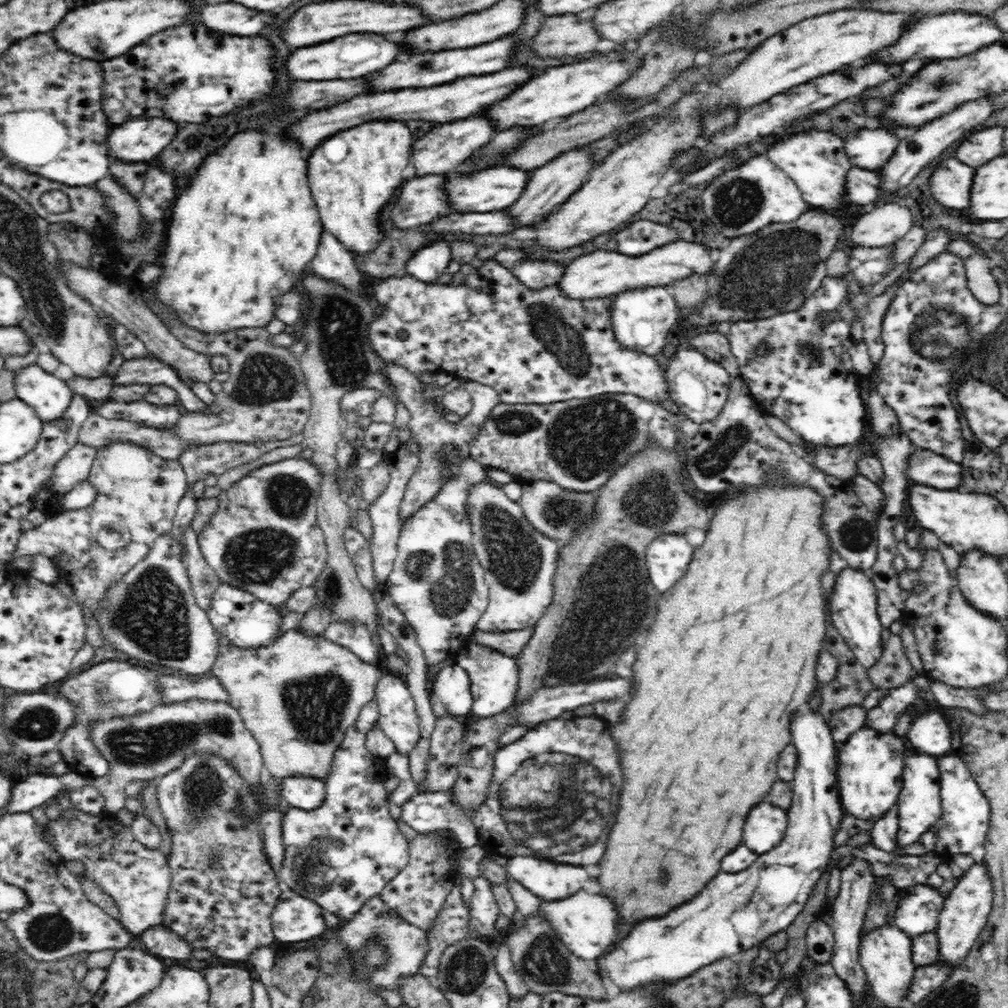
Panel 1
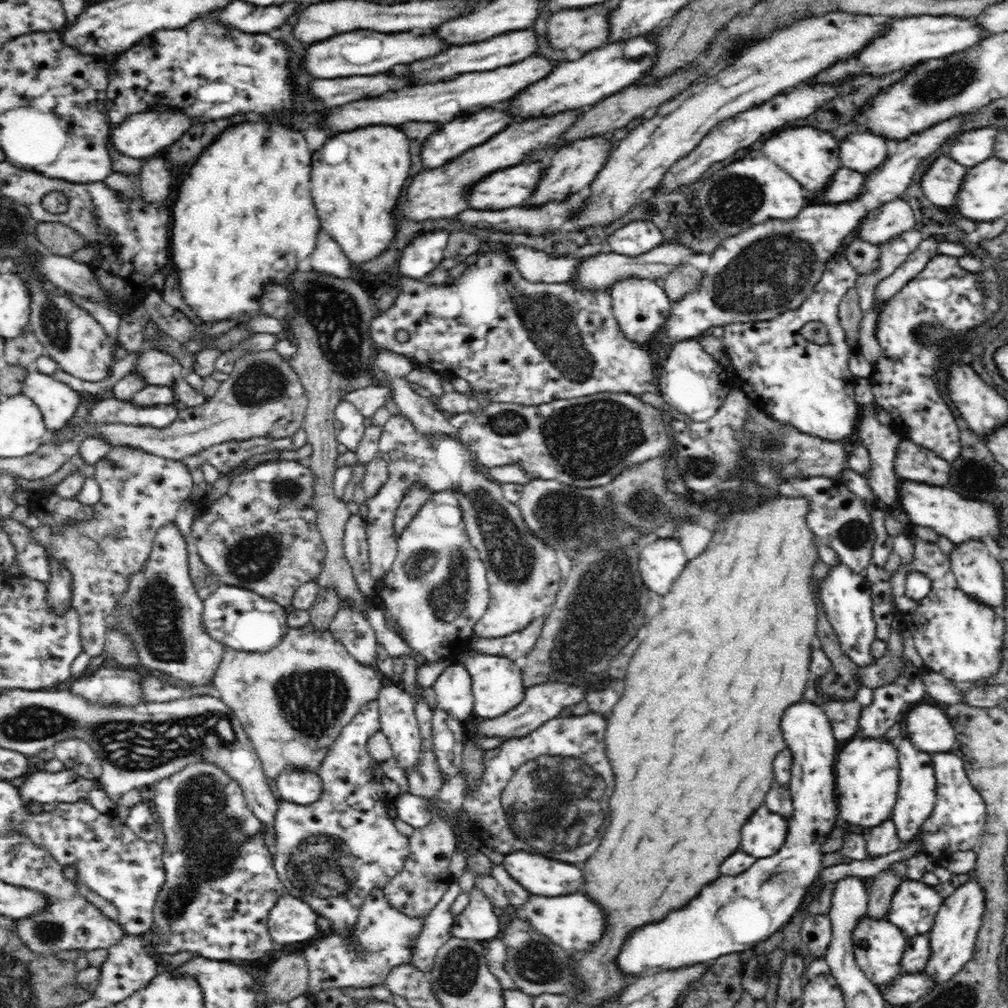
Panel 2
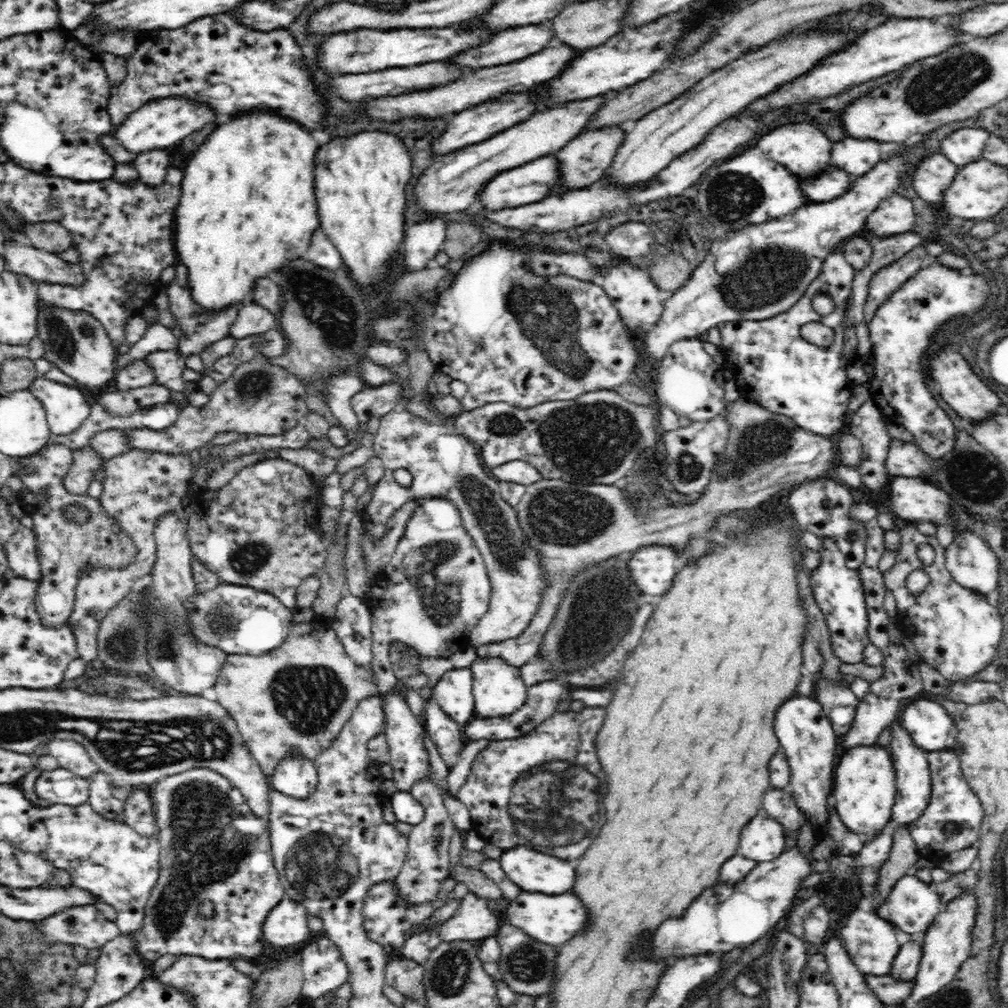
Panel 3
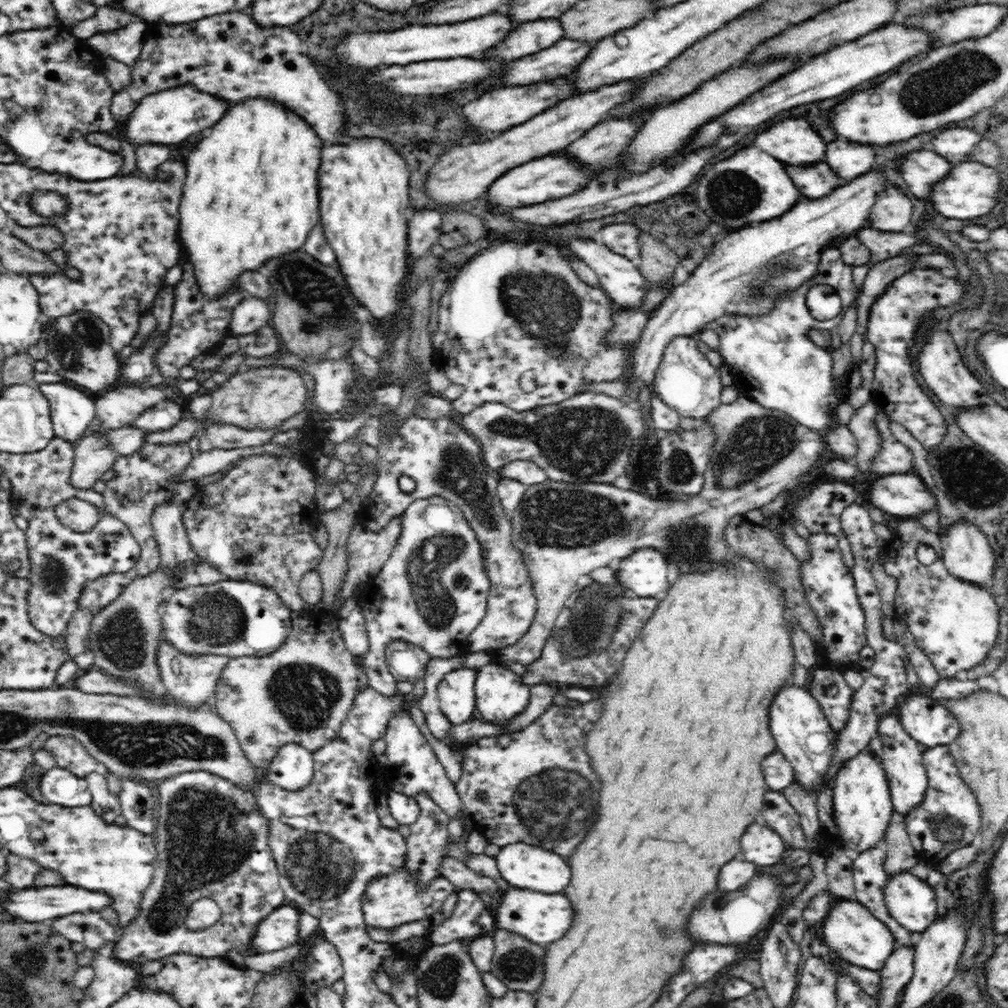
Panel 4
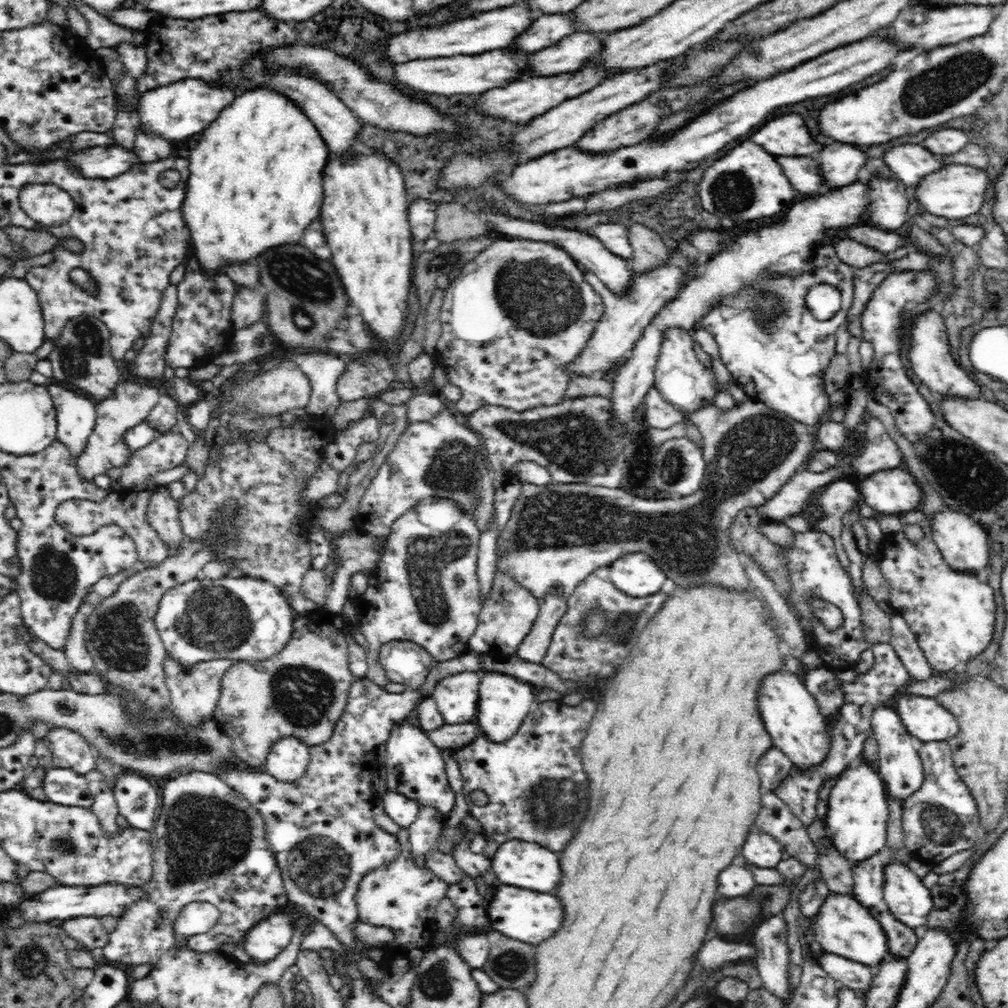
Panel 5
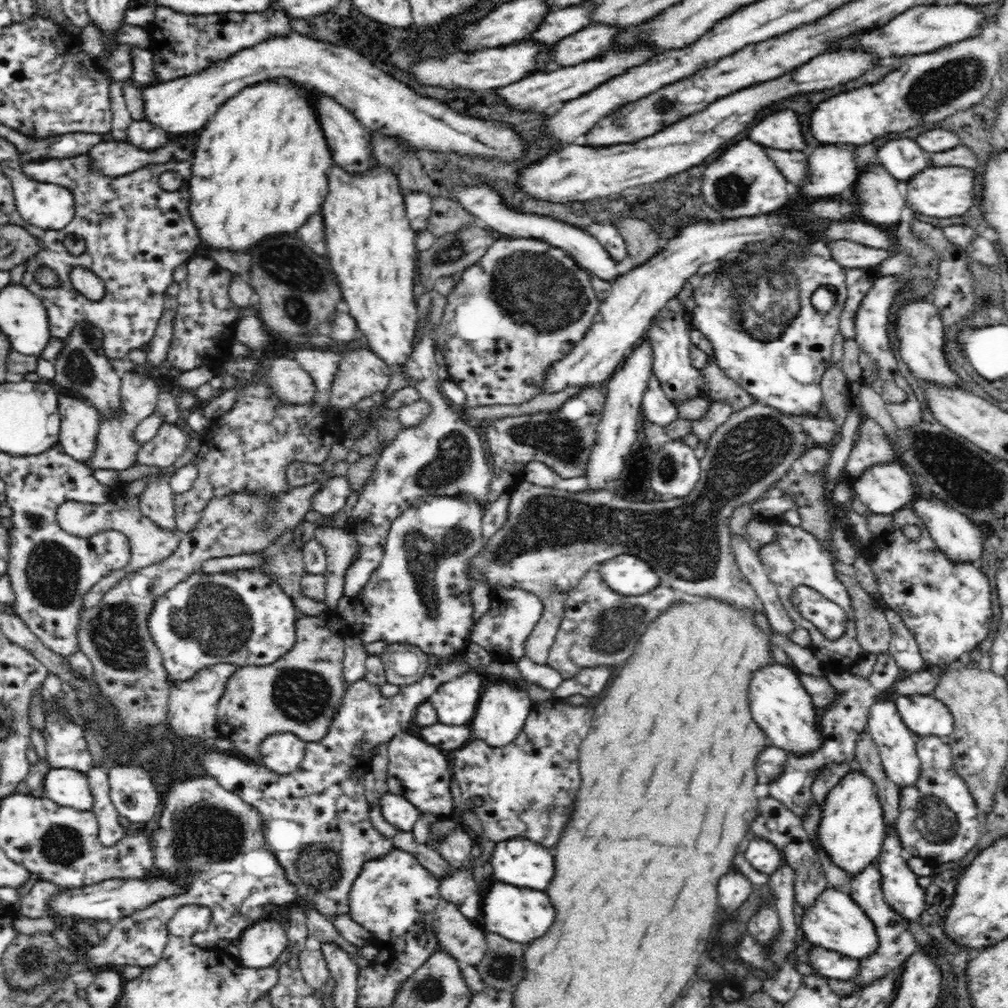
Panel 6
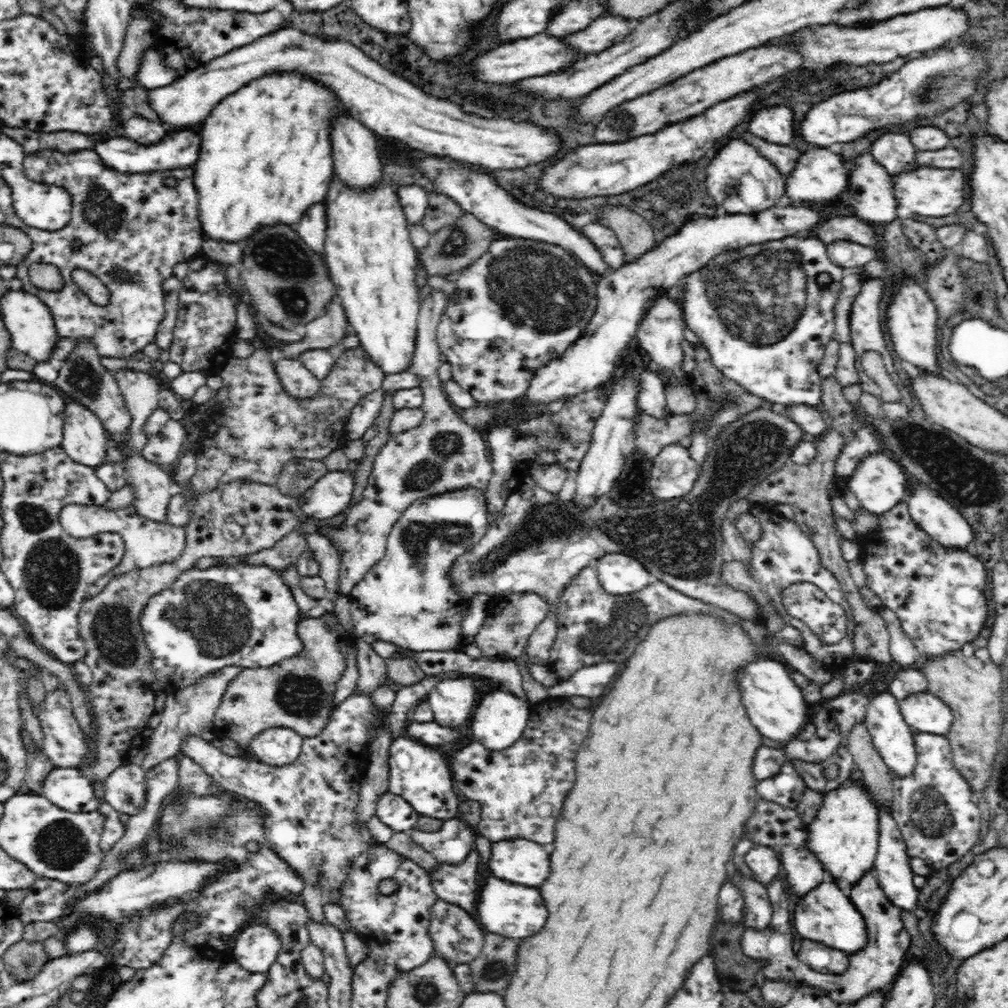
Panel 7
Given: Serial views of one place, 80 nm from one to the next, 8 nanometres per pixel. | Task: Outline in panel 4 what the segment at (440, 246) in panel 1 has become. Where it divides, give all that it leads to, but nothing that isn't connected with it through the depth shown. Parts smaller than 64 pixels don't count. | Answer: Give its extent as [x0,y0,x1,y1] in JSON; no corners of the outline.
[408,209,441,258]

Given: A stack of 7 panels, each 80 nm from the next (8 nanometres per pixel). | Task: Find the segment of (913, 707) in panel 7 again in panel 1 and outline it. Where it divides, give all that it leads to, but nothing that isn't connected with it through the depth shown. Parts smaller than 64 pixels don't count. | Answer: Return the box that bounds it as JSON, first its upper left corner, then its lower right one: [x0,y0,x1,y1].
[905,710,953,755]

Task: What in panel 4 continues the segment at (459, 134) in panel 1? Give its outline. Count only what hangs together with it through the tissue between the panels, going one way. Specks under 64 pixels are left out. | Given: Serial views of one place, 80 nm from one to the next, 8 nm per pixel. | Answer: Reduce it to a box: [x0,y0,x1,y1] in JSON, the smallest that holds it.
[462,77,575,132]

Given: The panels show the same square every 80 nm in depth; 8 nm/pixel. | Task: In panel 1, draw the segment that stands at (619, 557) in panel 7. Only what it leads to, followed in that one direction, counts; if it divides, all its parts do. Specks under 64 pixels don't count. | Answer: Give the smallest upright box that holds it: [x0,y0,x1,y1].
[645,533,692,593]

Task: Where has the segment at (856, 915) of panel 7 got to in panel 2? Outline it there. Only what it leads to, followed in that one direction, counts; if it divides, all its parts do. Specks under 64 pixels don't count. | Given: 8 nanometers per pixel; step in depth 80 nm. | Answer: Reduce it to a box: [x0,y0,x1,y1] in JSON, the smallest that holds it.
[852,916,907,986]

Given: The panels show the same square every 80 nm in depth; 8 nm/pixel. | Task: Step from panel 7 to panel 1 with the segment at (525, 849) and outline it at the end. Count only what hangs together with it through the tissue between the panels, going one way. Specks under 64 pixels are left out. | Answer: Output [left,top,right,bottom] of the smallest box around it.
[506,856,588,900]

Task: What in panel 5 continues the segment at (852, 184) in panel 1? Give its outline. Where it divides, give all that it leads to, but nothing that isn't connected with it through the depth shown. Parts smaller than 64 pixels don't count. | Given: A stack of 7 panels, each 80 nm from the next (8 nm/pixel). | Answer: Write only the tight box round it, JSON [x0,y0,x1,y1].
[777,156,823,196]

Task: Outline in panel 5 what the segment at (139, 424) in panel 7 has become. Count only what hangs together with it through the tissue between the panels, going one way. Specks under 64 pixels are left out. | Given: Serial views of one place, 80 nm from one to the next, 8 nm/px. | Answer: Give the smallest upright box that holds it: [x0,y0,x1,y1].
[77,379,160,480]

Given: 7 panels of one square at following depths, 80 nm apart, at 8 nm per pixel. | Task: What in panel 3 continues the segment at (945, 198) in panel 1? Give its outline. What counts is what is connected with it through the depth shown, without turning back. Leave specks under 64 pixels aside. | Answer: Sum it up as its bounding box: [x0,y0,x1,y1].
[911,152,958,203]

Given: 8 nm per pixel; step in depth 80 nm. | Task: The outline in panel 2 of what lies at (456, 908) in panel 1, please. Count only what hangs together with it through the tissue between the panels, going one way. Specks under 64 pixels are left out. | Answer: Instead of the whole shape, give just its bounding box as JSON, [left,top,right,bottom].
[413,882,459,973]

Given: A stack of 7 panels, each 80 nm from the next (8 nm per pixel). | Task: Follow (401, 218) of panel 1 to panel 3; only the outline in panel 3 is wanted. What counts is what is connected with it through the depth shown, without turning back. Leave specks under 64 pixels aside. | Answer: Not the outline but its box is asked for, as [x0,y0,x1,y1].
[414,92,618,215]

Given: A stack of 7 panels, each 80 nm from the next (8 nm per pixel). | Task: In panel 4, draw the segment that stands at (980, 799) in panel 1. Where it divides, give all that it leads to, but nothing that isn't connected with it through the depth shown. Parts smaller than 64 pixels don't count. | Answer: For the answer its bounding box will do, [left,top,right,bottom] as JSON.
[904,744,981,864]

